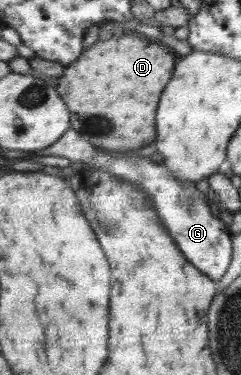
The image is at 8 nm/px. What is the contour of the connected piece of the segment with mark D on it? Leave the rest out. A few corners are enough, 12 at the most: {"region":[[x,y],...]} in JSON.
{"region":[[134,32],[86,47],[57,93],[91,145],[151,145],[168,47]]}

